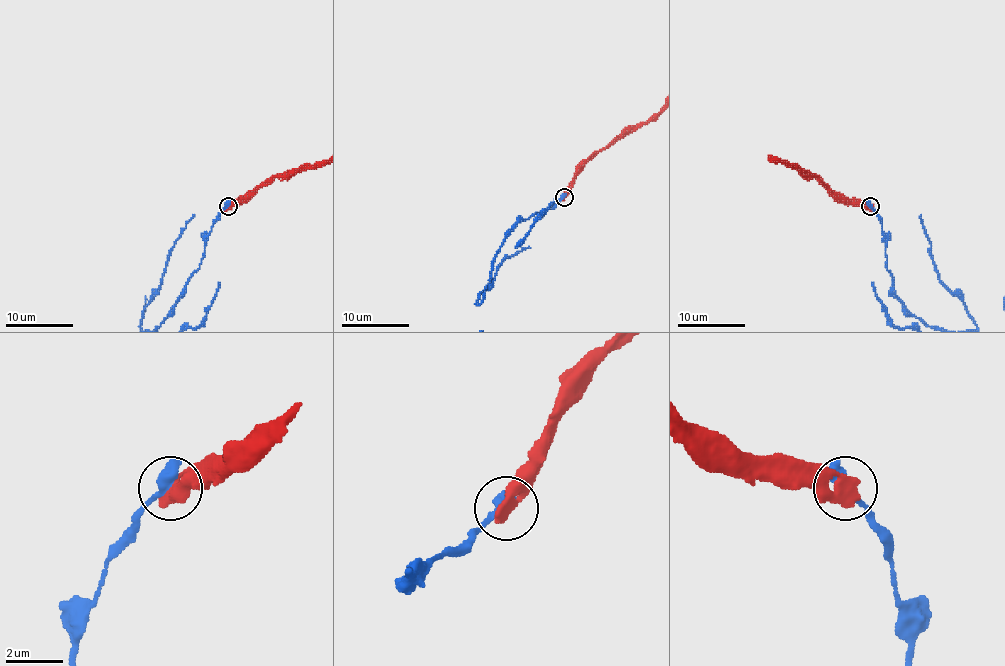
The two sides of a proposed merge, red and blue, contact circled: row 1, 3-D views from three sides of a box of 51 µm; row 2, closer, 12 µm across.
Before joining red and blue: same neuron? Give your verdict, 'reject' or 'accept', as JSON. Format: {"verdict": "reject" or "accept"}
{"verdict": "reject"}

